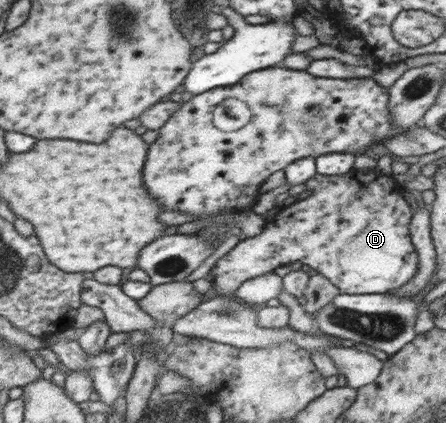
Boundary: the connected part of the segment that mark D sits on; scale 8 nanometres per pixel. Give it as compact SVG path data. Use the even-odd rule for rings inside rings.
M351 169L338 176L316 173L302 187L313 191L311 195L297 200L264 224L261 234L241 240L211 268L207 278L213 281L211 294L233 296L247 279L271 273L277 267L301 261L305 268L313 268L327 277L340 294L388 294L409 282L419 268L418 253L410 237L410 223L413 211L403 198L402 188L393 175L384 175L376 170Z

